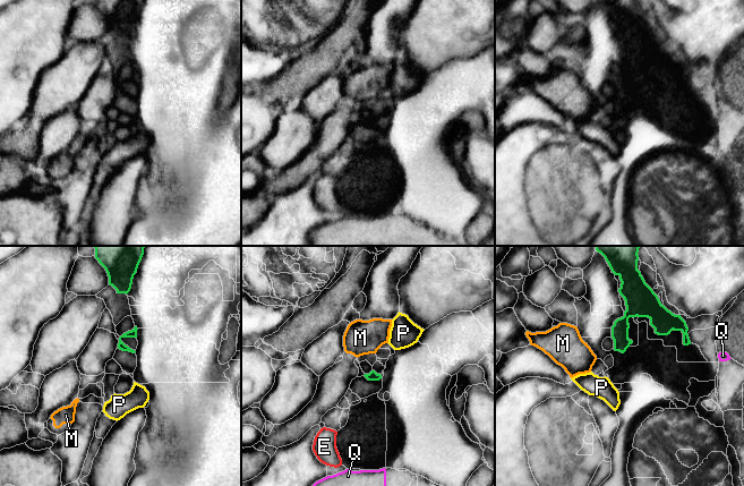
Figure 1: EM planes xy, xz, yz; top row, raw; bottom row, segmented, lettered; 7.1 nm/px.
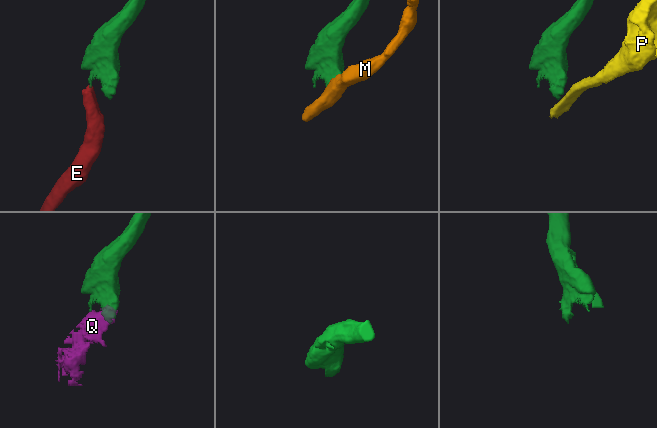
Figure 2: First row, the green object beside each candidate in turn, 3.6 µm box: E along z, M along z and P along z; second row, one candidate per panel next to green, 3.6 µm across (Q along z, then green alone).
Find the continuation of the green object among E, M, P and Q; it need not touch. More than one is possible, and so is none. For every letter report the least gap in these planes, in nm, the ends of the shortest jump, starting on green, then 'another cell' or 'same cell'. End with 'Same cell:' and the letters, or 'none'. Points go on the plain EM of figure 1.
E: 420 nm apart; from green across xz (368, 126), (335, 177); same cell
M: 120 nm apart; from green across xz (372, 117), (368, 100); another cell
P: 200 nm apart; from green across yz (615, 96), (605, 122); another cell
Q: 220 nm apart; from green across yz (690, 90), (718, 100); another cell
Same cell: E

